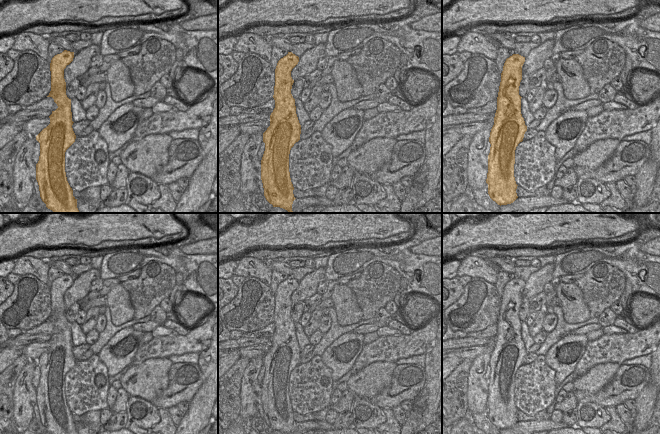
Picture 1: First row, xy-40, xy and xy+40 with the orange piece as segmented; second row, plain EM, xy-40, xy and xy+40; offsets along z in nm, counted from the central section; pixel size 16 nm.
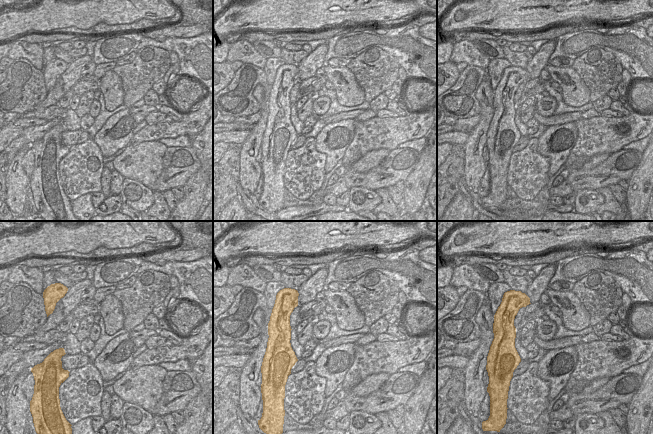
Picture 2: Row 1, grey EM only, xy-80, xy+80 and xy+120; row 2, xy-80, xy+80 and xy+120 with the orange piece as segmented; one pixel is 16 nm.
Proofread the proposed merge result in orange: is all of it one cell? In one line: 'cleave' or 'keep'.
keep

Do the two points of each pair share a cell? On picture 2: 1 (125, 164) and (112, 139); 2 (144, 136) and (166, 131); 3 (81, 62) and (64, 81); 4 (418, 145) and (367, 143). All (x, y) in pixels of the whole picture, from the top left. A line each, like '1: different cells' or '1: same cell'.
1: different cells
2: same cell
3: same cell
4: different cells

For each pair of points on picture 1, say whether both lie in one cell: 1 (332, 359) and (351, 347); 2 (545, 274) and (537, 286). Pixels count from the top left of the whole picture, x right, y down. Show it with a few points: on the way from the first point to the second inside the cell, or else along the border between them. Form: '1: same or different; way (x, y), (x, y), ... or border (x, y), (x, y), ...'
1: same; way (337, 356), (346, 349)
2: same; way (542, 277), (537, 283)

